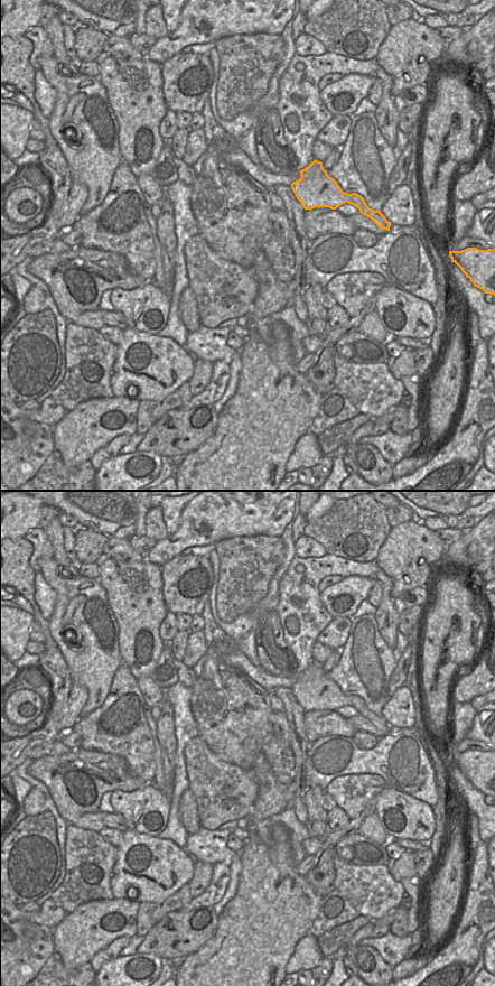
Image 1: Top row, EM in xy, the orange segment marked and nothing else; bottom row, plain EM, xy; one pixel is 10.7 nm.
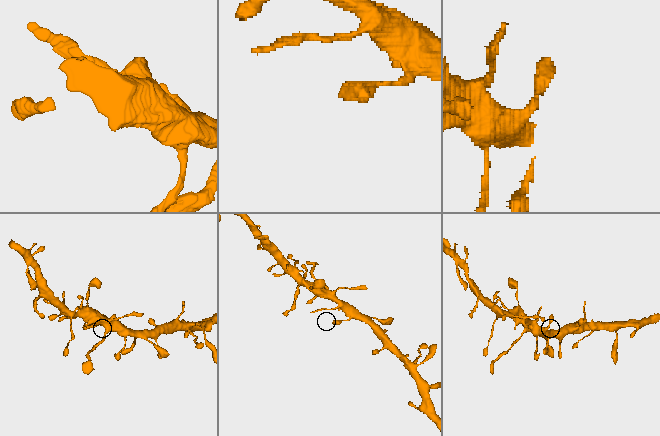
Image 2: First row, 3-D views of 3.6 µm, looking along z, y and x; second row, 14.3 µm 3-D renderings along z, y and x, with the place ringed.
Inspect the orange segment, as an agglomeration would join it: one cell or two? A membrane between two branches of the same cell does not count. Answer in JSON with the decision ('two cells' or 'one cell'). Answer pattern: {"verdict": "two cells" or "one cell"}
{"verdict": "one cell"}

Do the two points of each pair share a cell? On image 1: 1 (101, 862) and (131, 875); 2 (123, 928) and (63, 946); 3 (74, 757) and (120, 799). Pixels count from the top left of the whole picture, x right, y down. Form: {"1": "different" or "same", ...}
{"1": "different", "2": "same", "3": "different"}

